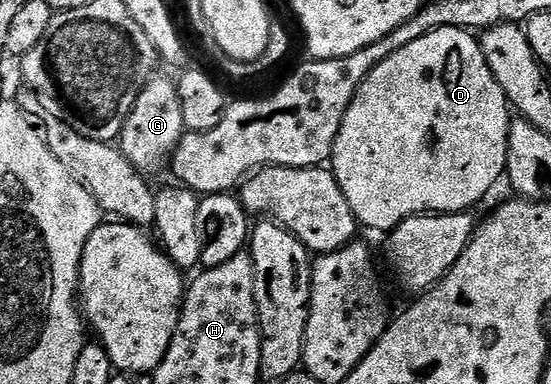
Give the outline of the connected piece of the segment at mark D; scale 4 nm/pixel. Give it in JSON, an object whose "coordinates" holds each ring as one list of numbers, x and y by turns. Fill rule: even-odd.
{"coordinates":[[441,28,416,38,416,42,408,42,404,50,396,50,368,74,368,78,354,95,354,101,348,106,348,114,344,114,340,134,334,143,332,171,338,179,340,190,344,190,344,198,348,198,348,206,352,206,354,217,363,229,375,228,376,231,386,234,397,224,413,216,464,212,473,209,473,204,480,203,493,190,494,183,503,179,508,158,508,130,511,119,512,109,506,101,504,90,500,90,500,82,492,78,492,70,488,70,488,62,484,62,479,37,464,28]]}

